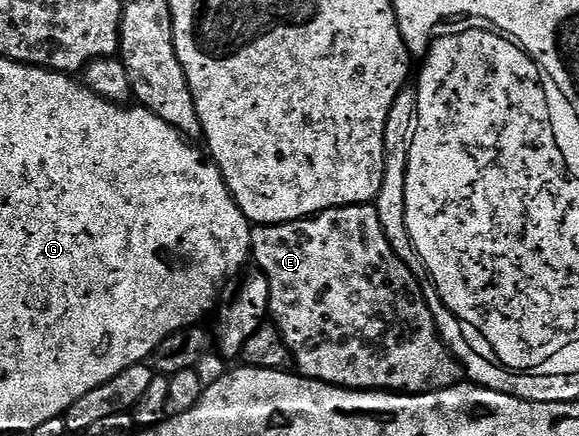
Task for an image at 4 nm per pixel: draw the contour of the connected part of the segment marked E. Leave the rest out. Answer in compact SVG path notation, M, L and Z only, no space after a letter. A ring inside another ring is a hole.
M374 205L336 206L333 210L322 210L321 213L296 222L282 222L280 226L255 226L251 232L251 253L254 265L269 280L271 293L270 317L275 327L282 332L291 350L291 357L298 373L305 378L315 378L318 382L328 382L331 386L341 386L344 390L361 390L364 392L402 392L404 394L432 394L434 390L444 390L458 386L464 381L463 366L459 359L447 349L447 344L435 327L435 317L426 300L419 282L409 272L409 268L393 252L385 232L381 228L379 214Z

